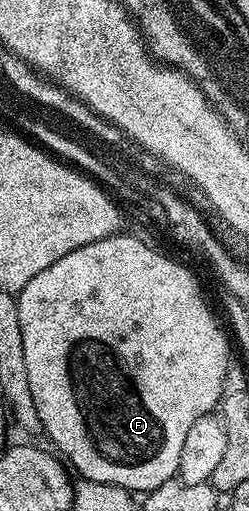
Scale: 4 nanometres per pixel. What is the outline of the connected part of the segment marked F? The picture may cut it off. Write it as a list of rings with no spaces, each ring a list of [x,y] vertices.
[[[126,233],[110,234],[104,240],[96,240],[92,244],[84,244],[84,248],[68,252],[68,256],[60,256],[60,260],[48,264],[44,272],[32,276],[32,280],[24,284],[16,297],[20,312],[20,336],[24,336],[24,361],[28,363],[28,388],[32,388],[32,400],[36,400],[36,412],[40,412],[41,433],[54,441],[53,449],[71,467],[74,465],[82,478],[116,484],[131,492],[149,492],[177,475],[188,428],[192,428],[192,424],[196,424],[196,420],[204,415],[214,414],[221,403],[227,389],[226,369],[230,366],[230,346],[209,304],[202,299],[195,271],[173,258],[166,262],[169,253],[153,250],[148,243]]]

